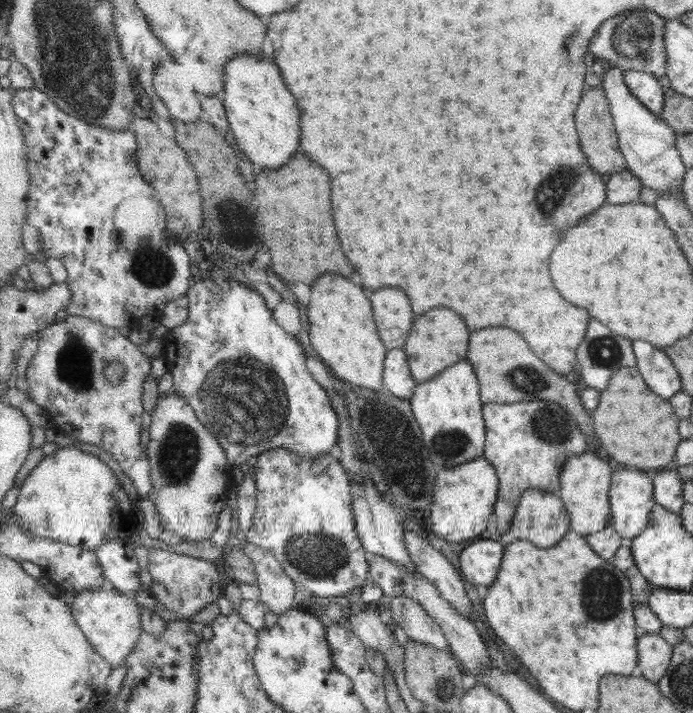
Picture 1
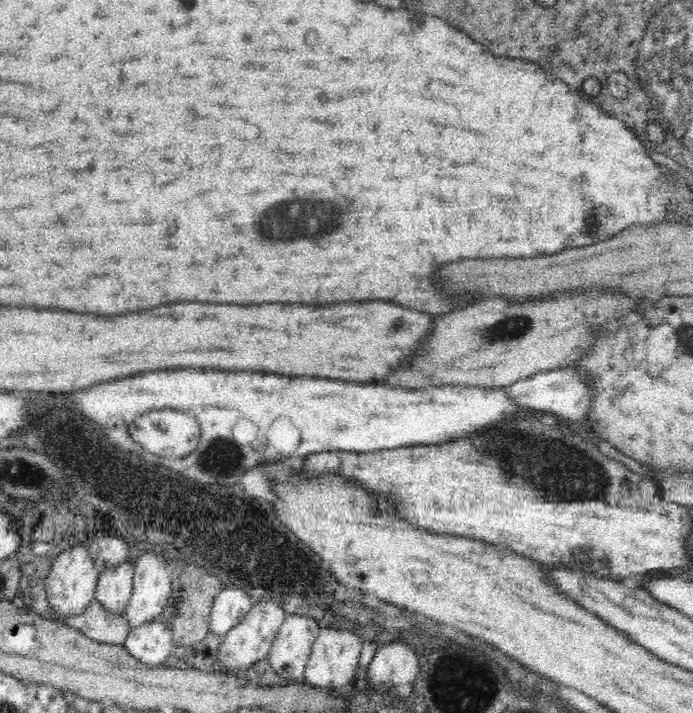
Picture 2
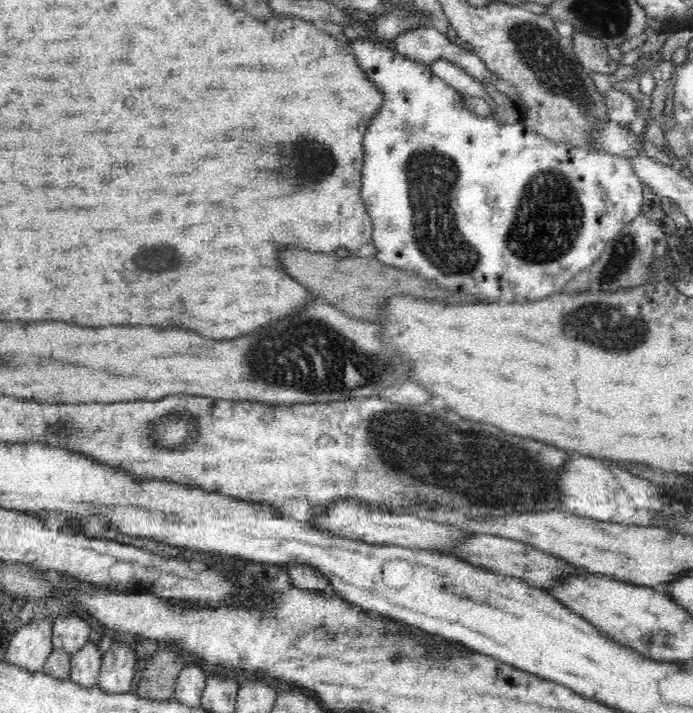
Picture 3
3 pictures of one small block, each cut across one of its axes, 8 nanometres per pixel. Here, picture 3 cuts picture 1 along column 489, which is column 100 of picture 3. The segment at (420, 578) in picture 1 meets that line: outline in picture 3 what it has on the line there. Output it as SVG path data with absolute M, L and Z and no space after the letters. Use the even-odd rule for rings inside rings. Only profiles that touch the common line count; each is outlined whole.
M92 640L78 648L72 658L71 679L83 687L96 685L102 668L102 653L98 642Z

